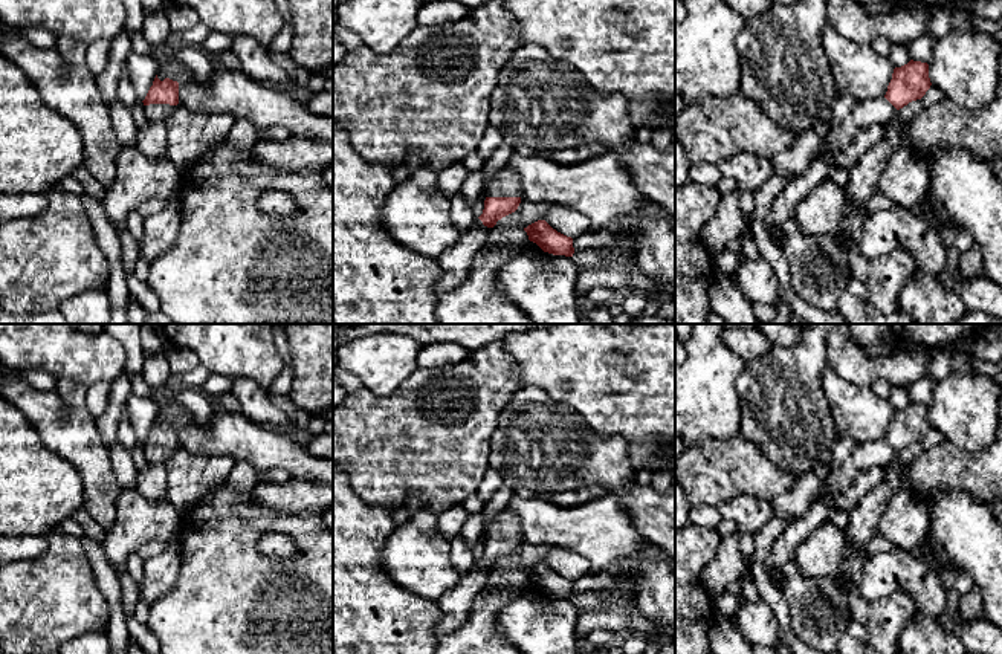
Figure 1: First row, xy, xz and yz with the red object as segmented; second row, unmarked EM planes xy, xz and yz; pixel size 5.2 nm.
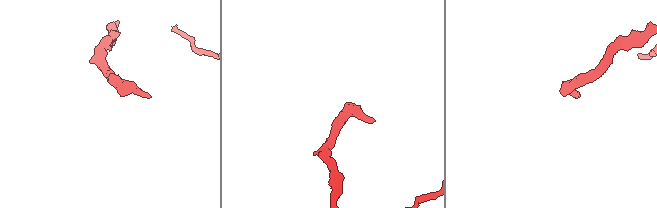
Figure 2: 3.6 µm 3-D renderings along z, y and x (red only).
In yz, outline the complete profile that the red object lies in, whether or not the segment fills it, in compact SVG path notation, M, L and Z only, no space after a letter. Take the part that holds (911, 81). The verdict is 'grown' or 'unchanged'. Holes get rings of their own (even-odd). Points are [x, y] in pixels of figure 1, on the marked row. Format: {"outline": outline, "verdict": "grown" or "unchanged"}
{"outline": "M910 60L907 64L895 67L886 95L857 102L849 116L829 130L819 147L832 154L842 153L858 130L872 124L886 127L900 108L921 99L930 86L927 63Z", "verdict": "grown"}

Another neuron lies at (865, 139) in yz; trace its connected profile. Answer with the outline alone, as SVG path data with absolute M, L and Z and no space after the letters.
M872 124L855 133L852 142L837 156L836 167L851 168L866 151L874 148L886 133L886 127Z

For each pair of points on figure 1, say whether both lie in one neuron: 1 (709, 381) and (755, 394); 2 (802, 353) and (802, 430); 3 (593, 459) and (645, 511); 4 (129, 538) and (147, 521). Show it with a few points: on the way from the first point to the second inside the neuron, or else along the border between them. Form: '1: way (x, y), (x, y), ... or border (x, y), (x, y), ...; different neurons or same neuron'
1: border (736, 390), (741, 425); different neurons
2: way (802, 372), (802, 411); same neuron
3: border (634, 480), (608, 491); different neurons
4: way (133, 534), (142, 524); same neuron

